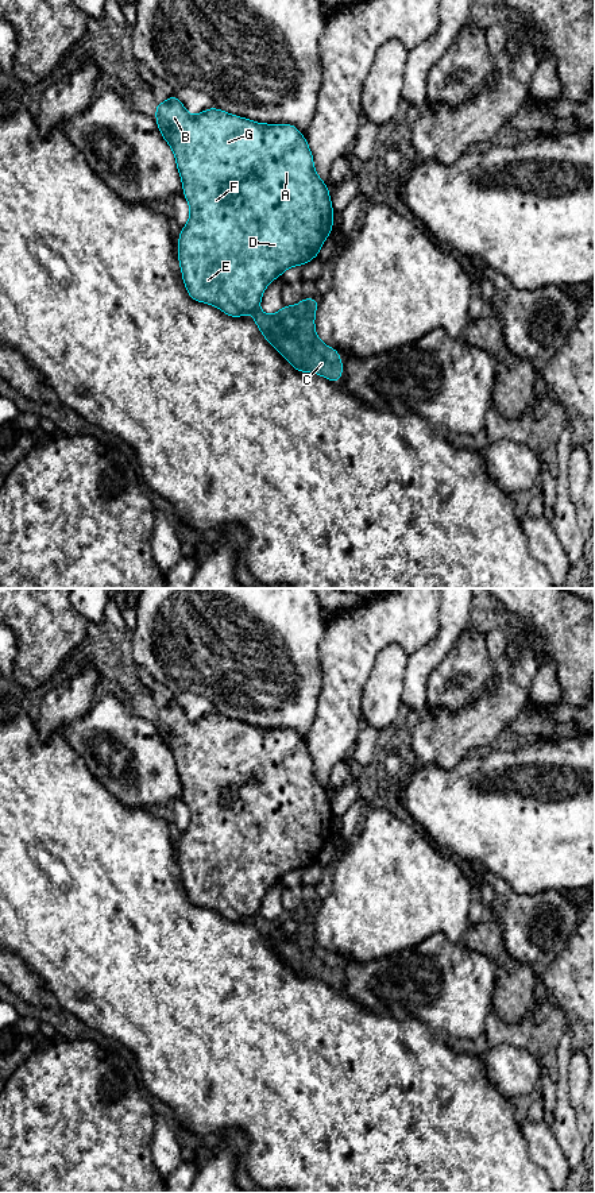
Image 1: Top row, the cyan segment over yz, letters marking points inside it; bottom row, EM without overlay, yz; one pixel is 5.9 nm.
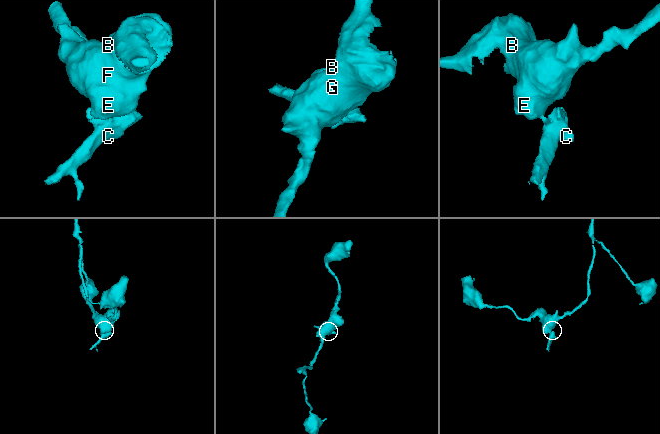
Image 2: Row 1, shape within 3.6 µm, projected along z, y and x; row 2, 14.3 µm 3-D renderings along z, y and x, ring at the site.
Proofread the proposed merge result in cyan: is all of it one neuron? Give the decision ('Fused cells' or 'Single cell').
Fused cells

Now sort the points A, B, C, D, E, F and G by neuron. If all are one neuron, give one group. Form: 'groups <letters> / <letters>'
groups A B D E F G / C

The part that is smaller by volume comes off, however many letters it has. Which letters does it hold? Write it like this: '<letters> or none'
C

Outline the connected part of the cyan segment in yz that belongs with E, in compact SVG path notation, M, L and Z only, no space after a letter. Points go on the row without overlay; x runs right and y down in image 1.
M171 699L171 702L157 709L157 729L165 745L174 756L177 772L182 783L183 799L190 810L190 823L182 833L178 845L178 864L182 875L183 888L192 904L198 907L206 907L217 911L224 918L232 922L242 922L246 918L259 914L260 901L267 889L282 880L282 877L291 870L302 870L316 862L318 856L332 837L332 821L333 814L331 810L331 802L328 789L325 789L316 779L313 771L313 760L304 740L291 729L260 729L248 723L243 723L217 713L209 713L197 721L190 721L182 707Z

